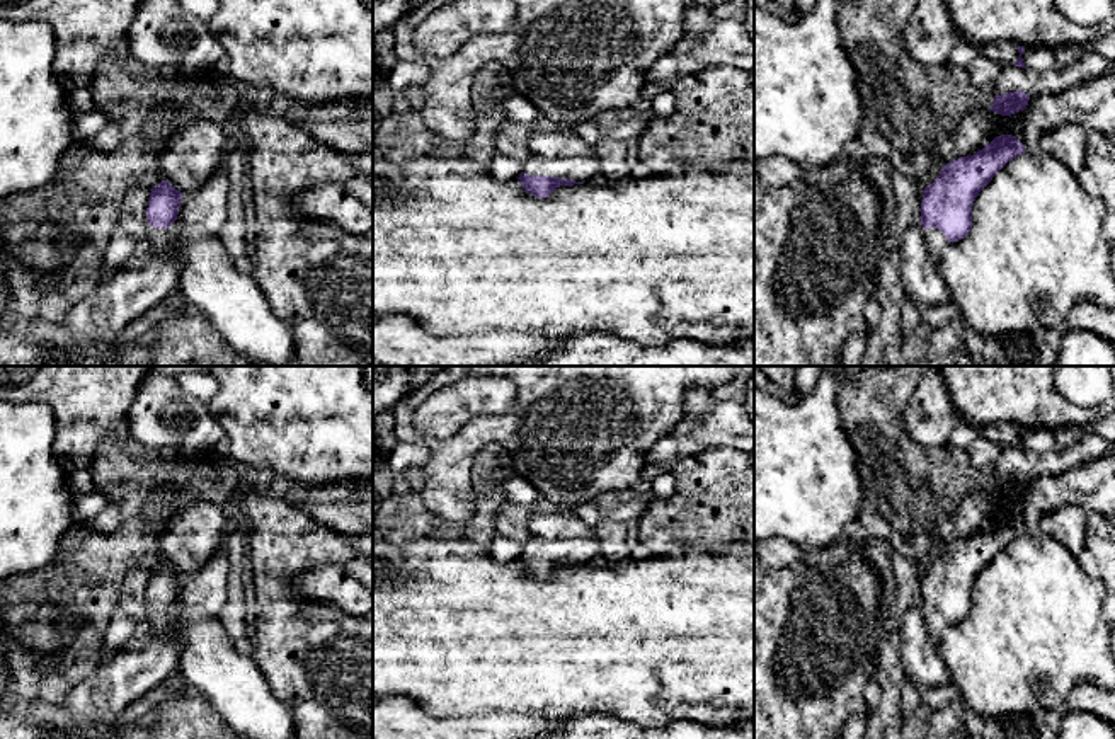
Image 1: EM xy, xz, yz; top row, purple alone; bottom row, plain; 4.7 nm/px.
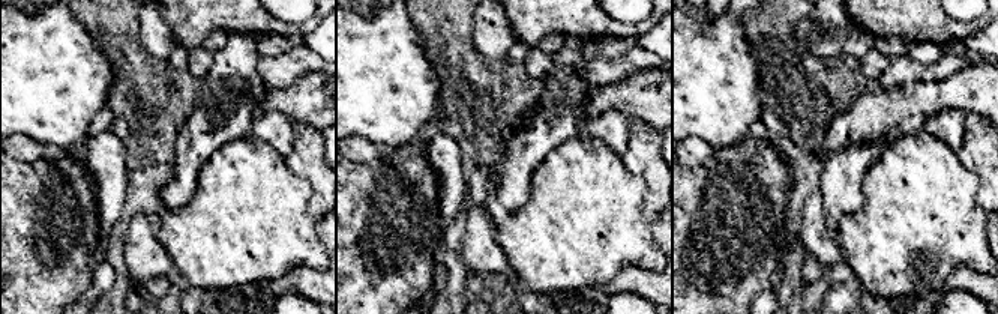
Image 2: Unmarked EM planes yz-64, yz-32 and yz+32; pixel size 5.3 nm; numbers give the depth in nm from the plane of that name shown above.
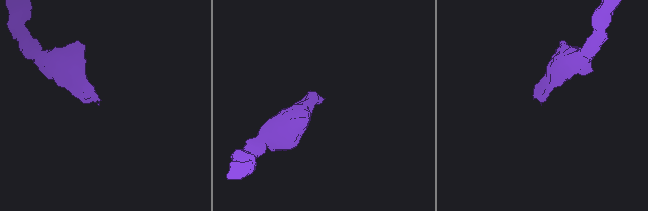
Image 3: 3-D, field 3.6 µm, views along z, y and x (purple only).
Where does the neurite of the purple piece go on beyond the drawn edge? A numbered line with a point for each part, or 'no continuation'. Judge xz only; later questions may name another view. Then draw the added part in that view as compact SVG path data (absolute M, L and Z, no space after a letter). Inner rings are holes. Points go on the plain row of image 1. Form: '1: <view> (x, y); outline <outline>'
1: xz (579, 550); outline M531 536L523 545L523 553L528 557L550 557L560 560L572 560L575 564L598 562L599 540L594 538L567 538L567 540L545 540Z

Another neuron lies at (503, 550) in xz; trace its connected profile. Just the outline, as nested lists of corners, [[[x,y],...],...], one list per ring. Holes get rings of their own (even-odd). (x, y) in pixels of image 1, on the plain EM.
[[[495,533],[494,540],[490,541],[489,555],[497,564],[509,564],[512,560],[517,560],[523,553],[523,545],[517,541],[506,538],[500,533]]]

